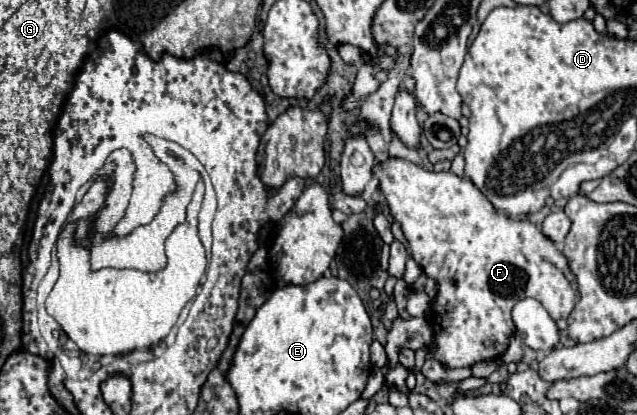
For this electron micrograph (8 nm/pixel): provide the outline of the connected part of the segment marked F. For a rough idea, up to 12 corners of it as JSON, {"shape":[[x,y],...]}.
{"shape":[[402,157],[374,177],[438,281],[430,357],[498,359],[510,307],[554,321],[578,291],[562,251],[466,177]]}

